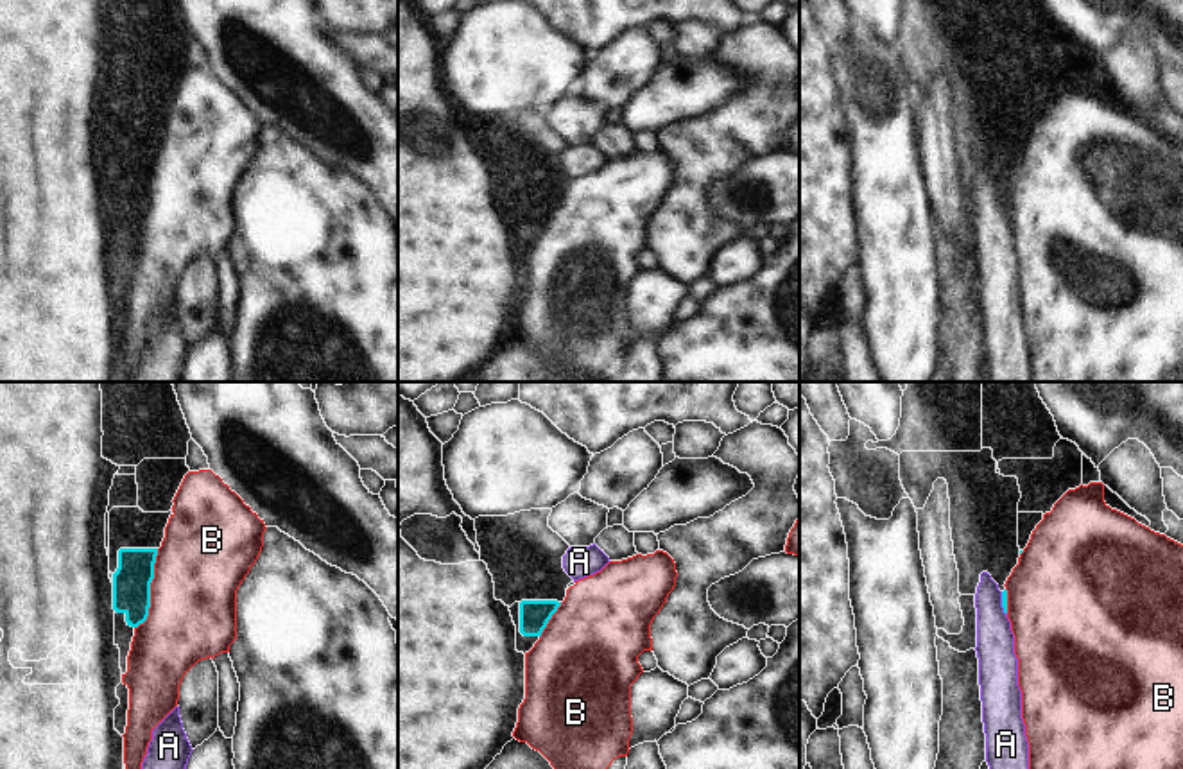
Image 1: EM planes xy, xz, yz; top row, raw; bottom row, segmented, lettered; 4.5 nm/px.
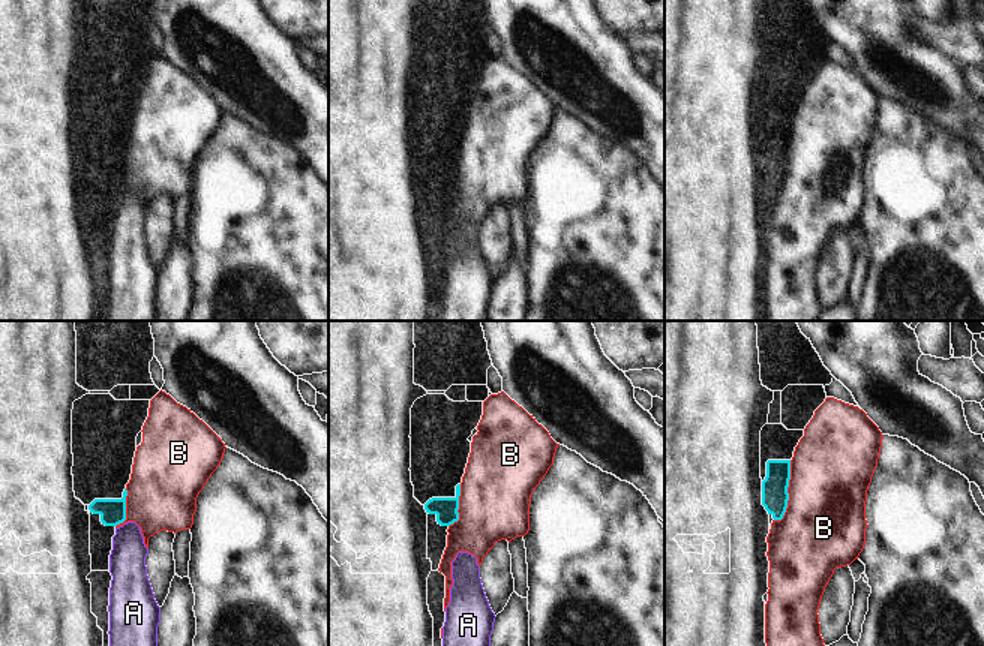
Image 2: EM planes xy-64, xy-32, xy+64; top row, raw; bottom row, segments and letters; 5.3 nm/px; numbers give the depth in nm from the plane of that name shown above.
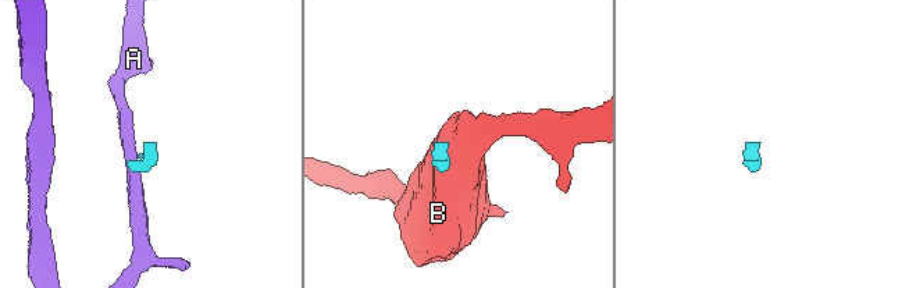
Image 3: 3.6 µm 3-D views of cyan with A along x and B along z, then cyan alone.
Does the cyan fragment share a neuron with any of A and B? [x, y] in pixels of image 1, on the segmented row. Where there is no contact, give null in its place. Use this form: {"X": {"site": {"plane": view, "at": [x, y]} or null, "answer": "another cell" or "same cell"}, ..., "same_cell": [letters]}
{"A": {"site": {"plane": "yz", "at": [1002, 603]}, "answer": "another cell"}, "B": {"site": {"plane": "xy", "at": [149, 590]}, "answer": "same cell"}, "same_cell": ["B"]}

